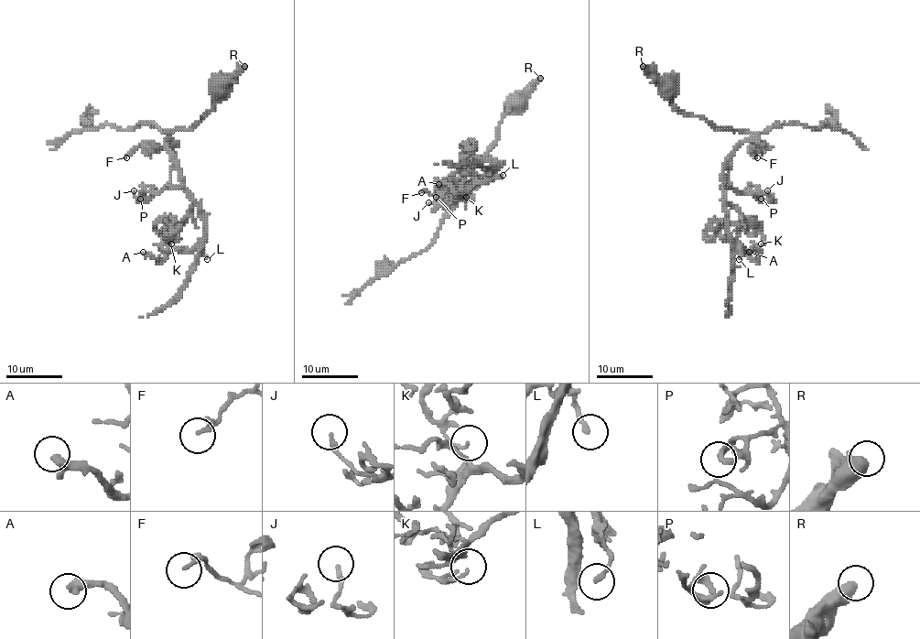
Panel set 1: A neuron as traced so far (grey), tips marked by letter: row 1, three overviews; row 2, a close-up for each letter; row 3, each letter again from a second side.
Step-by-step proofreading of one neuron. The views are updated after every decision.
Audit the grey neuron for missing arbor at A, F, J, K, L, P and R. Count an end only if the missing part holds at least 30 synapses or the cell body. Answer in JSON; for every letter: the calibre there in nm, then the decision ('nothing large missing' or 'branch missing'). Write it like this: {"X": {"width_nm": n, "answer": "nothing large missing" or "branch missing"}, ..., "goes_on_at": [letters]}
{"A": {"width_nm": 360, "answer": "branch missing"}, "F": {"width_nm": 200, "answer": "nothing large missing"}, "J": {"width_nm": 180, "answer": "nothing large missing"}, "K": {"width_nm": 70, "answer": "nothing large missing"}, "L": {"width_nm": 200, "answer": "nothing large missing"}, "P": {"width_nm": 160, "answer": "nothing large missing"}, "R": {"width_nm": 500, "answer": "nothing large missing"}, "goes_on_at": ["A"]}

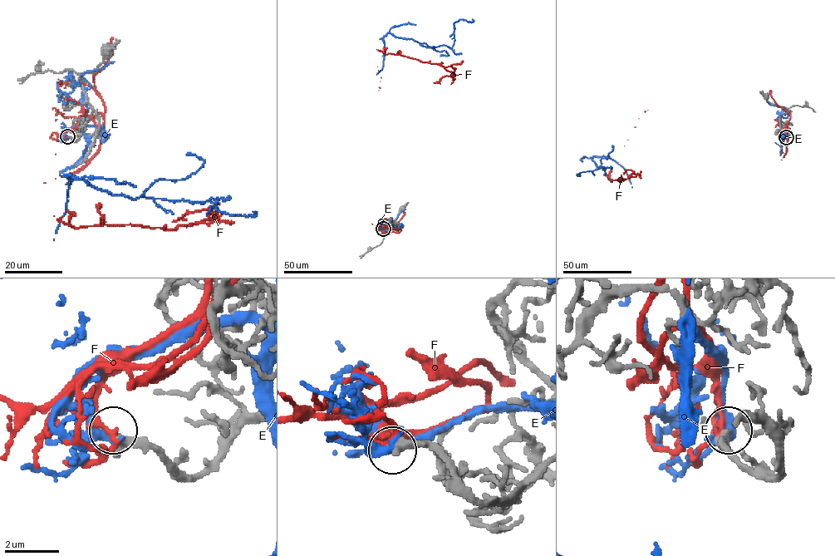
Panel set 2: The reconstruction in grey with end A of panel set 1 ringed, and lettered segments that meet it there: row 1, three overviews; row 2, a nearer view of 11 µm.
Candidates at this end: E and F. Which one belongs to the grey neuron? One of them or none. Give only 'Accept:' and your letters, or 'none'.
Accept: none

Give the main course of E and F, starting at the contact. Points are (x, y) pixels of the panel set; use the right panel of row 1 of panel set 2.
E: (785, 138), (783, 131), (780, 146), (775, 142), (631, 183), (608, 157), (591, 158), (604, 169), (576, 174)
F: (785, 138), (789, 114), (769, 93), (647, 110), (638, 118), (608, 174), (621, 182), (633, 171), (640, 178)

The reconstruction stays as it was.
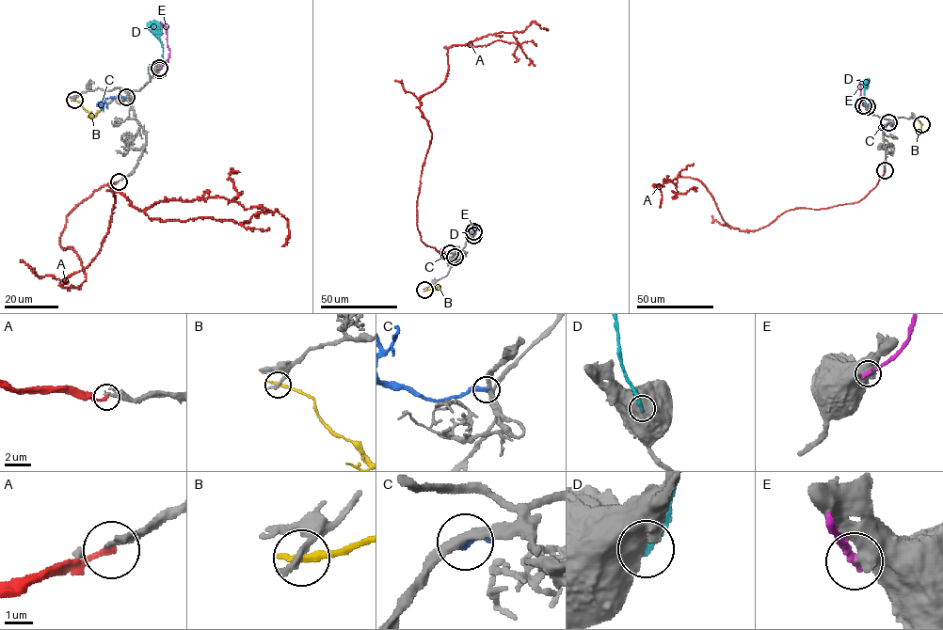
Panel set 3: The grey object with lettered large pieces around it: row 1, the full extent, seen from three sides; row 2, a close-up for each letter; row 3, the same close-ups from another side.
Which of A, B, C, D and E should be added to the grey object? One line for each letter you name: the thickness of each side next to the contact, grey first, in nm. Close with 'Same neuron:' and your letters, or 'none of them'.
Same neuron: none of them

